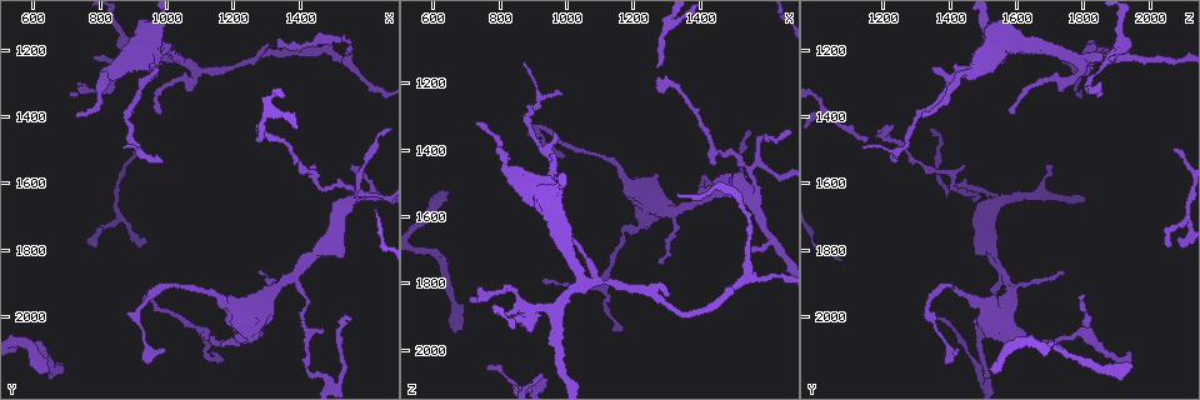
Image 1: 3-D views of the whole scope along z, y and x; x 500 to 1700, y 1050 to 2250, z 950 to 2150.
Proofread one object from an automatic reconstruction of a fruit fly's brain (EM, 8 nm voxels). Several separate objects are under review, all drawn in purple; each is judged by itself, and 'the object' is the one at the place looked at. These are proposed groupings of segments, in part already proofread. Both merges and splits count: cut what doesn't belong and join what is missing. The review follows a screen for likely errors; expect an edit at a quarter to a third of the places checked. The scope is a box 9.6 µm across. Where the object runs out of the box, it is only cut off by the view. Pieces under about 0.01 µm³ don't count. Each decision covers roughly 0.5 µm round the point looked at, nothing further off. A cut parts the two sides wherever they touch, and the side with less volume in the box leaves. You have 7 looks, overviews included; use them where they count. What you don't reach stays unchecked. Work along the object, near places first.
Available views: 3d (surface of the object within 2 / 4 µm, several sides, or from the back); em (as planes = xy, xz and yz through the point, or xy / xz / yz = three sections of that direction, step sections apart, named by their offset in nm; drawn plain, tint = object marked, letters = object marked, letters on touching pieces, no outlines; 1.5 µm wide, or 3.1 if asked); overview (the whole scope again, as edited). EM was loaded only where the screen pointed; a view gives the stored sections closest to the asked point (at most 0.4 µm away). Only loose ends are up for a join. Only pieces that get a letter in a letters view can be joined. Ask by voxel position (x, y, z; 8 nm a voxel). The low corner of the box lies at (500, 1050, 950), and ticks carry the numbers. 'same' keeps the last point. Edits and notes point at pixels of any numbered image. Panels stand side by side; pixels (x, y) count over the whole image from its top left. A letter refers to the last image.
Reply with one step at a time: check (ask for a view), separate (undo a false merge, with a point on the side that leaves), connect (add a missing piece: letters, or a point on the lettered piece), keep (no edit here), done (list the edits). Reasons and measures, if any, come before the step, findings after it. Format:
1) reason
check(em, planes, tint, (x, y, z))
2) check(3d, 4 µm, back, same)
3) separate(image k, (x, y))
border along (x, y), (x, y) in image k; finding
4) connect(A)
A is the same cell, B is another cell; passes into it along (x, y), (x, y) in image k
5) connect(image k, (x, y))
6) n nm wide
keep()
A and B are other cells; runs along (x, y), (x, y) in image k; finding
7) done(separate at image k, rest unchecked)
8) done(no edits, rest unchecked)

free end
check(em, planes, letters, (1280, 1860, 1750))

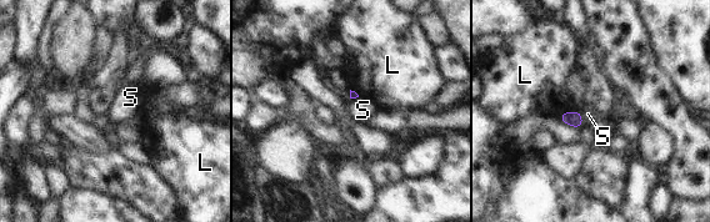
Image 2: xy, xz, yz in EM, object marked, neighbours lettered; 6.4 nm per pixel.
keep()
L and S are other cells; border along (579, 111), (584, 124) in image 2; no lettered piece goes on from it

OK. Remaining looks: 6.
arms part here
check(em, yz, step 4, tint, (1550, 1620, 1470))

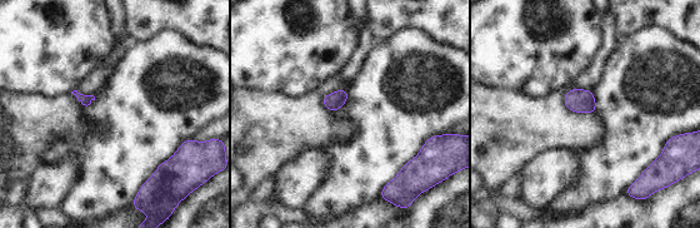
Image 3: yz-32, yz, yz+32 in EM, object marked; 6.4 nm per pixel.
check(em, yz, step 4, letters, same)

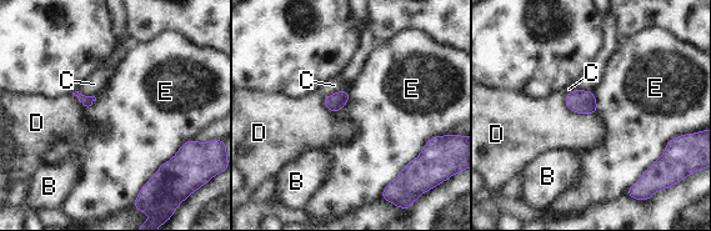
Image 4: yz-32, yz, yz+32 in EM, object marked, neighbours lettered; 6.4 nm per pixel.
keep()
B, C, D and E are other cells; border along (562, 99), (570, 110), (594, 115) in image 4; continuous, no second cell

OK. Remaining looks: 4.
branch point
check(3d, 2 µm, (1120, 2050, 1790))

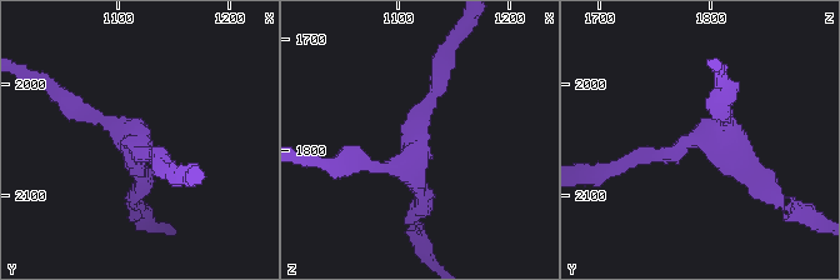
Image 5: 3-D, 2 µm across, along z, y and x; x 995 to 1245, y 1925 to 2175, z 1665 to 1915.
3 arms; now the EM
check(em, yz, step 4, tint, (1116, 2050, 1798))

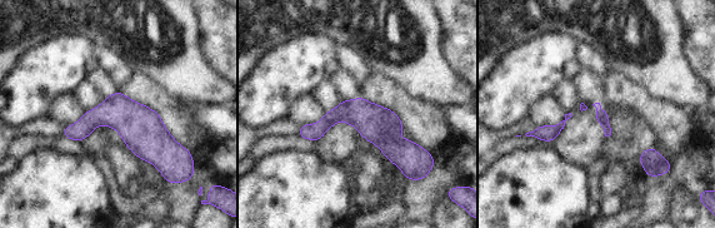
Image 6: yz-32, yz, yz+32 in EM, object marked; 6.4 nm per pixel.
check(em, yz, step 4, letters, same)

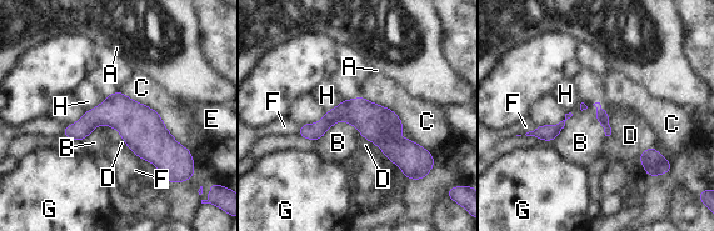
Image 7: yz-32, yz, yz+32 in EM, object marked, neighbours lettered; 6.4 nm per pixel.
keep()
A, B, C, D, E, F, G and H are other cells; border along (599, 101), (609, 114), (609, 136) in image 7; one cell here

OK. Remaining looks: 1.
done(no edits, rest unchecked)

